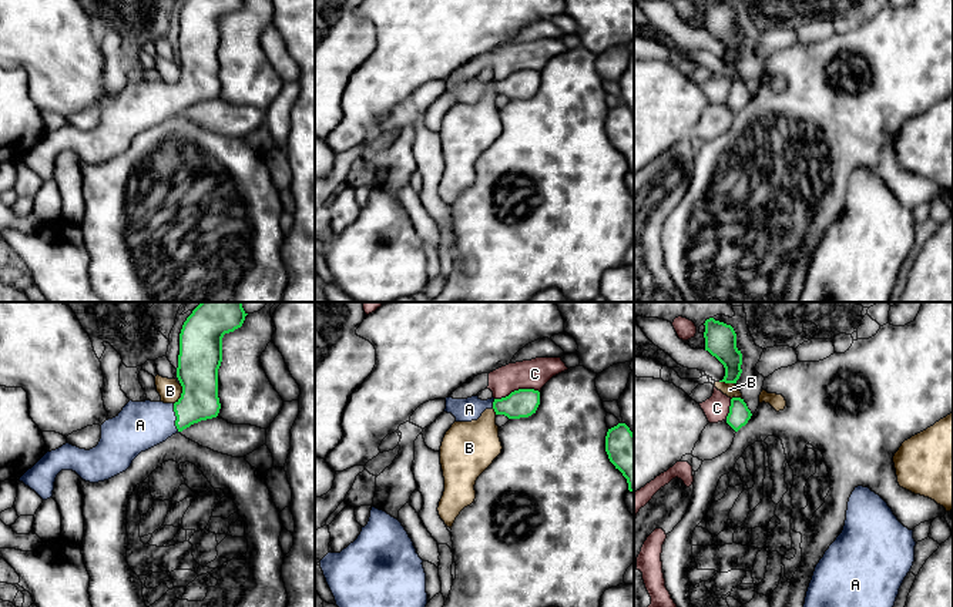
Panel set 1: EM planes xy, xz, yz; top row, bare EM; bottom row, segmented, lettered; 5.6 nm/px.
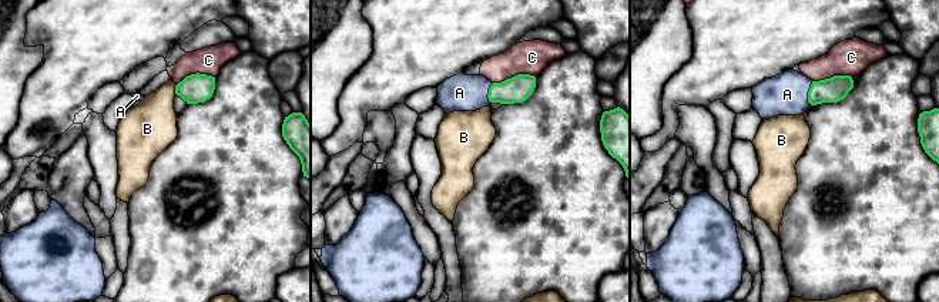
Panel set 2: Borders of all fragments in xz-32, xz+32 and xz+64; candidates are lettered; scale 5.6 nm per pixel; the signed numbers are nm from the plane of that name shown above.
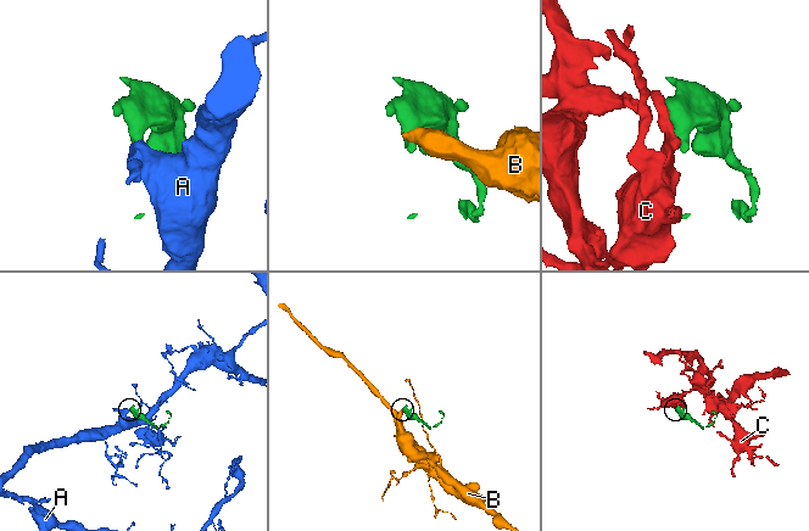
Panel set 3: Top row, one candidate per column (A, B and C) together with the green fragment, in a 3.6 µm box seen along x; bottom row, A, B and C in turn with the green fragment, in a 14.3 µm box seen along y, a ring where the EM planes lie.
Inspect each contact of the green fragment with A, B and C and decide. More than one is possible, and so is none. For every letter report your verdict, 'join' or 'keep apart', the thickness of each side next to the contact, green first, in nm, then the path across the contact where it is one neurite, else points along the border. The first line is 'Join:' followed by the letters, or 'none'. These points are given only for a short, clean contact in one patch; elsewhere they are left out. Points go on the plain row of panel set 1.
Join: A
A: join; 220 nm thick on the green side, 280 nm on the other; runs through xy (198, 81), (177, 99), (140, 106)
B: keep apart; 240 nm thick on the green side, 130 nm on the other; border along xy (181, 66), (181, 77), (174, 84)
C: keep apart; 160 nm thick on the green side, 170 nm on the other

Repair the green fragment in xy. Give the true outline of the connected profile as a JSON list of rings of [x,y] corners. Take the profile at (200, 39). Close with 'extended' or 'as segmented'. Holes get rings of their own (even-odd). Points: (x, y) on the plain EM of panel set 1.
[[[187,0],[179,14],[179,36],[177,58],[182,67],[175,84],[132,83],[113,100],[101,105],[101,120],[90,131],[70,124],[47,133],[19,161],[34,171],[43,181],[53,178],[54,162],[61,151],[73,151],[83,161],[98,164],[125,152],[132,141],[145,133],[182,113],[194,104],[217,98],[221,90],[218,78],[218,50],[222,43],[222,19],[241,9],[245,0]]] | extended

